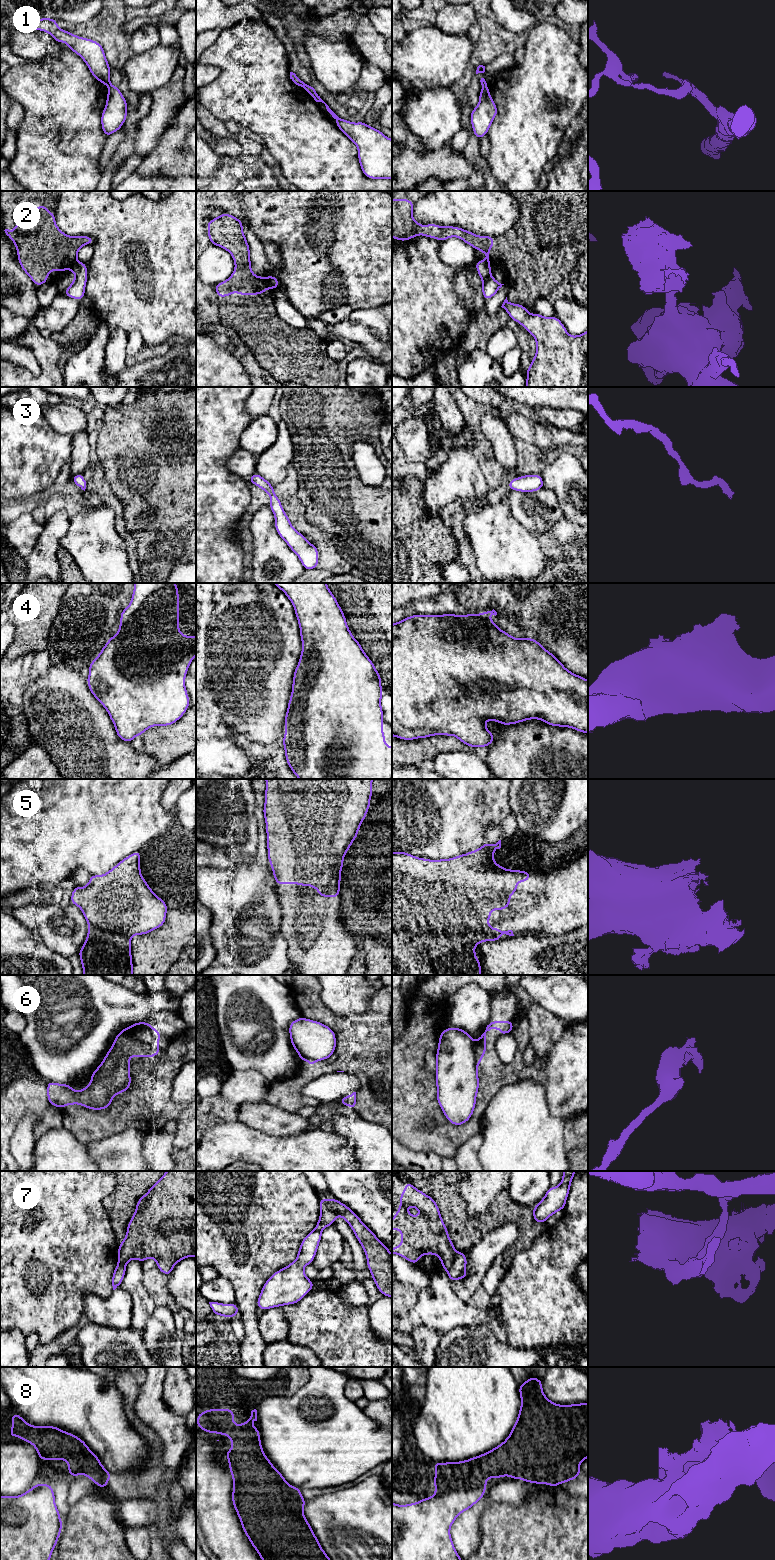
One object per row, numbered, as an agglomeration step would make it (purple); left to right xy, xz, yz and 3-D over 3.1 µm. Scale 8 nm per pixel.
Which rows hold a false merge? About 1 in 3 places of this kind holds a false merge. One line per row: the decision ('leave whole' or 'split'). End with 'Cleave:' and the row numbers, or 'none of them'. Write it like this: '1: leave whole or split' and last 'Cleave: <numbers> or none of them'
1: split
2: split
3: leave whole
4: leave whole
5: leave whole
6: split
7: split
8: leave whole
Cleave: 1, 2, 6, 7

